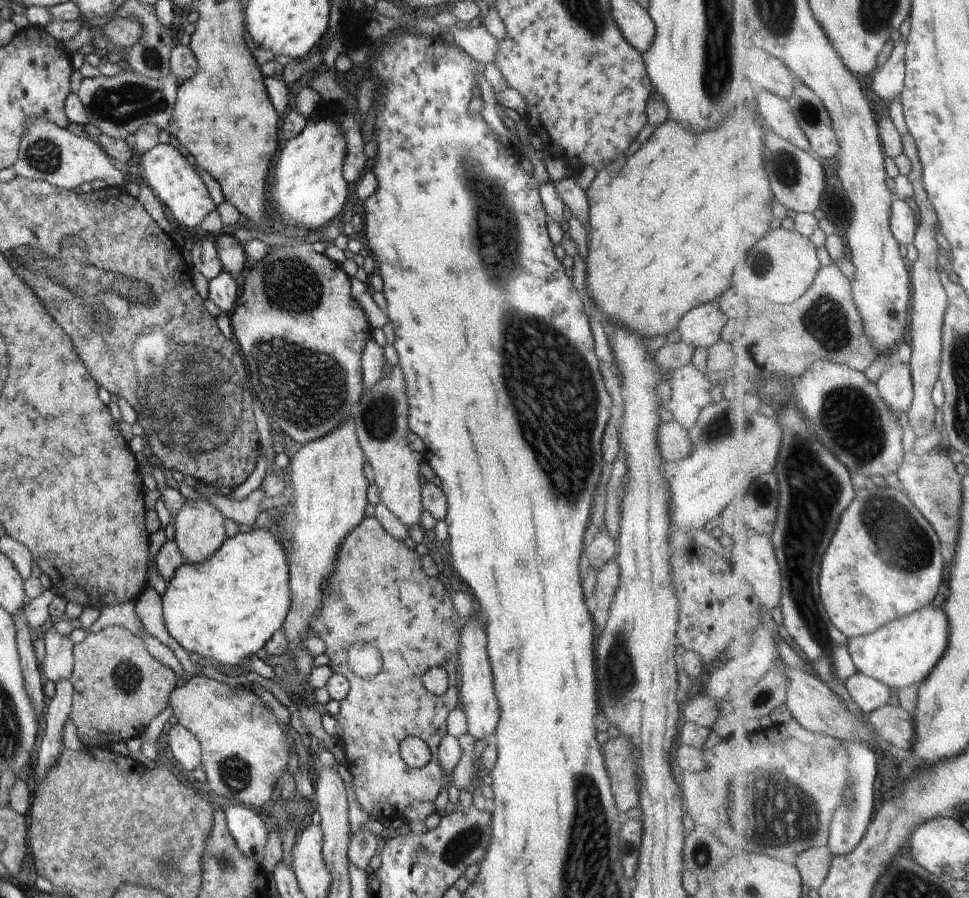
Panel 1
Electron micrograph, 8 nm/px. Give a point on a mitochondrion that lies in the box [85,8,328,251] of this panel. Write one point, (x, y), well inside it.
(123, 104)

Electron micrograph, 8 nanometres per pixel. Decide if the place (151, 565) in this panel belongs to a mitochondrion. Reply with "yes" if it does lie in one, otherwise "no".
no

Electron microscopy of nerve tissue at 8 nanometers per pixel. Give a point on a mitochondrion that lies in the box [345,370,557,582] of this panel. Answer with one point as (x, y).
(380, 416)

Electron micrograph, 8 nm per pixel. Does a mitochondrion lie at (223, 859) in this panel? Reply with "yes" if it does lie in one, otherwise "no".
yes

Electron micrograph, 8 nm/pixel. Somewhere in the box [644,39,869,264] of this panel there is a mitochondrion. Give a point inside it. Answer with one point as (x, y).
(784, 164)

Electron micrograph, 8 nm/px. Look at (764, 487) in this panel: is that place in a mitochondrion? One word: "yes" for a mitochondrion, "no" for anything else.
yes

